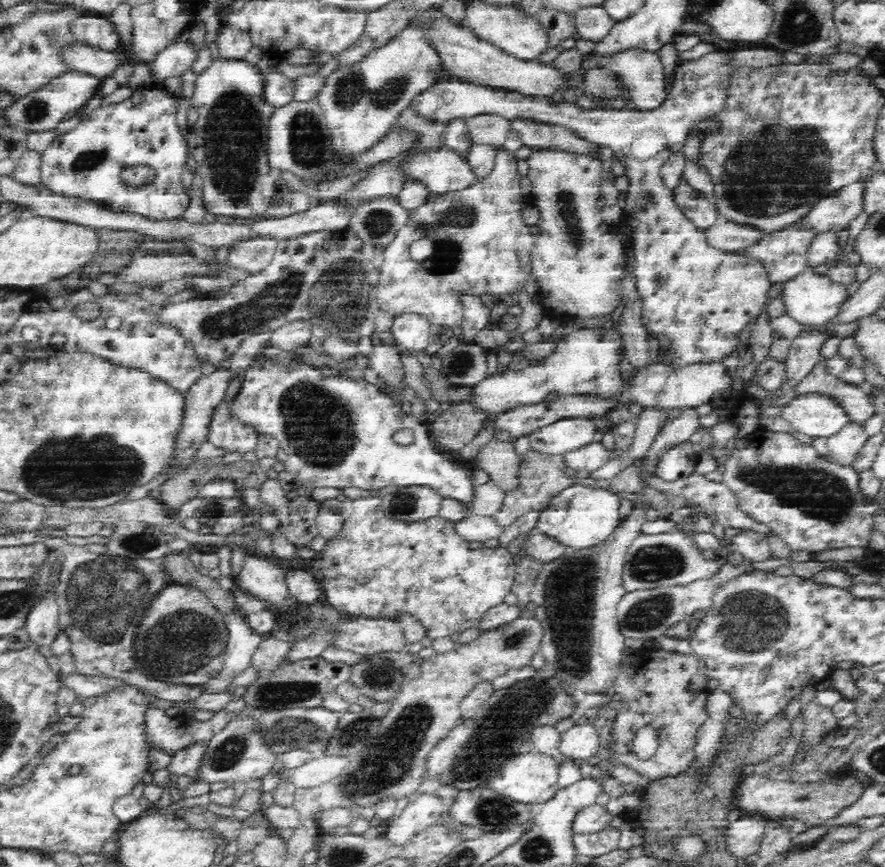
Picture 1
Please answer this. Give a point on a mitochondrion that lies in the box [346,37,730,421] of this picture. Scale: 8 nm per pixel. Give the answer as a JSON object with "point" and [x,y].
{"point":[449,254]}

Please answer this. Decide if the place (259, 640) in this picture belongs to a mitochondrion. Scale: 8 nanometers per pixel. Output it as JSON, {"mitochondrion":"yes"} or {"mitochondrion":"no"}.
{"mitochondrion":"no"}

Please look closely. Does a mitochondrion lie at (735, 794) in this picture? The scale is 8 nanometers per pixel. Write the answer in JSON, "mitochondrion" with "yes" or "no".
{"mitochondrion":"no"}

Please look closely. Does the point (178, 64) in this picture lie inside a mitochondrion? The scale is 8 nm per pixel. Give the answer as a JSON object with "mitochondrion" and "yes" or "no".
{"mitochondrion":"no"}

